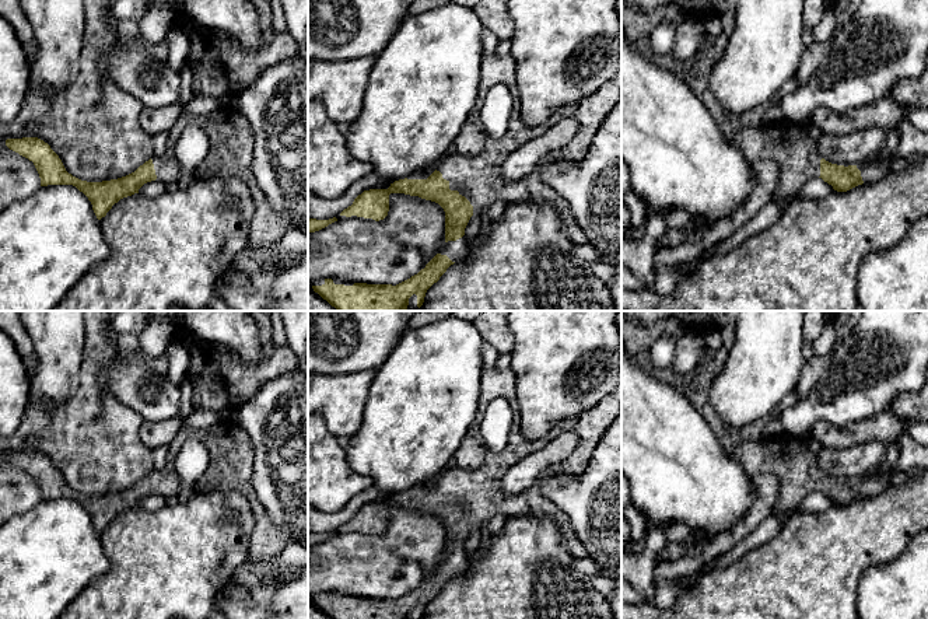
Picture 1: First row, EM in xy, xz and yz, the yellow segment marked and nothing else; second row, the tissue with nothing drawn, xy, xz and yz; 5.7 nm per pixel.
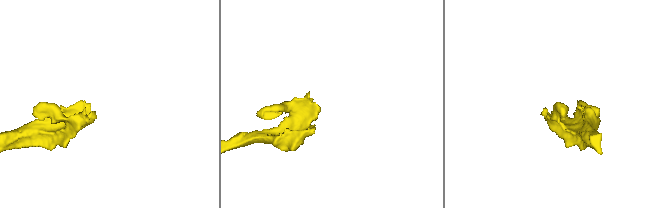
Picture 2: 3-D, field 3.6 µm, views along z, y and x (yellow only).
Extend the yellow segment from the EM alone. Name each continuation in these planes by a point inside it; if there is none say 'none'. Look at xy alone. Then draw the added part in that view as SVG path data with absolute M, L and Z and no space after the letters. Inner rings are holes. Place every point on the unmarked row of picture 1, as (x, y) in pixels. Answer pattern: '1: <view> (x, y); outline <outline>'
1: xy (231, 454); outline M231 419L209 429L182 427L168 445L167 462L151 472L157 494L169 497L179 493L181 482L175 471L175 458L188 440L202 441L207 447L210 458L207 469L193 485L193 492L217 489L242 493L255 517L248 560L265 562L279 555L291 538L269 518L258 500L252 487L253 444L248 433Z

